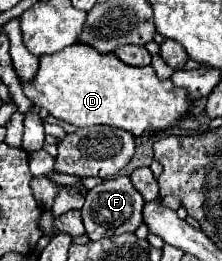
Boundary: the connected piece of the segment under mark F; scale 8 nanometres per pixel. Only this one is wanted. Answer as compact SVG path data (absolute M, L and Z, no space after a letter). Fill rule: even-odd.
M127 175L123 177L113 177L113 179L105 179L101 185L93 187L87 197L85 197L85 205L81 209L83 215L83 225L87 229L87 235L91 241L113 237L113 235L123 235L123 233L133 233L141 223L143 223L143 209L145 201L143 197L139 197L139 193L135 191L135 187L131 185L131 179Z

